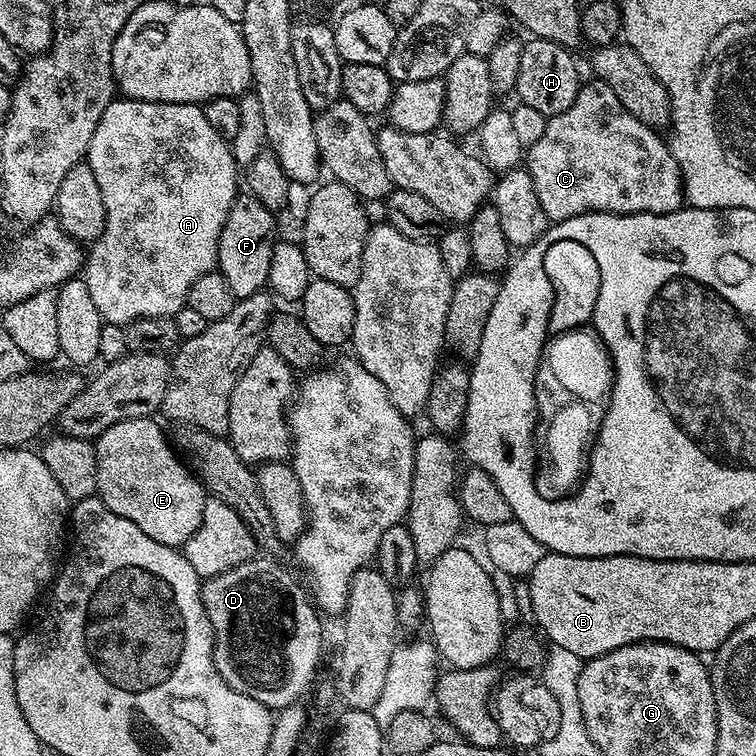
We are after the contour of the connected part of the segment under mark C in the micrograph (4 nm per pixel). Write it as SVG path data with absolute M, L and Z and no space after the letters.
M595 78L589 79L590 82L581 83L578 98L574 98L574 106L570 106L570 110L562 110L562 114L548 117L548 125L546 130L542 132L542 138L538 138L538 142L534 142L526 152L526 167L530 178L534 178L534 188L538 193L538 200L542 202L542 208L546 210L549 221L559 222L569 220L575 216L581 216L587 212L613 212L614 214L666 214L667 212L676 212L685 203L684 198L684 179L680 177L680 167L674 157L672 157L672 149L666 143L657 129L646 126L642 122L638 122L638 118L634 118L634 114L630 114L630 110L626 110L626 106L622 106L622 102L618 102L618 97L614 95L614 90L610 90L610 86L606 86L602 81Z

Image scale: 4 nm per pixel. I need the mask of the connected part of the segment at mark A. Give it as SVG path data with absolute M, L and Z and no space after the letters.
M113 98L106 106L106 110L102 111L102 116L94 129L87 150L86 162L90 170L94 170L94 179L98 181L98 186L102 186L102 202L106 202L106 226L100 237L87 249L82 269L82 278L90 289L94 306L98 306L98 314L106 324L121 326L142 318L175 317L176 312L187 305L190 286L194 286L194 282L198 282L202 274L213 271L217 267L216 255L222 226L226 226L226 214L230 214L230 206L238 195L238 189L236 189L238 165L232 156L231 143L225 140L222 134L218 134L214 126L210 126L201 105Z

